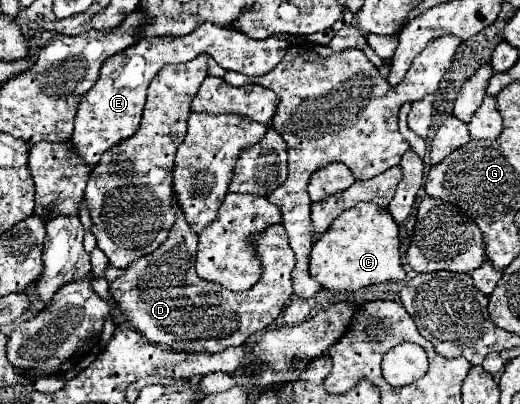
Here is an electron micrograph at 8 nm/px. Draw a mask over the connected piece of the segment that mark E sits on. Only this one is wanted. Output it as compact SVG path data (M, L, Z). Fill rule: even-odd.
M205 22L203 26L199 26L197 30L193 30L191 34L187 36L161 36L161 38L141 38L137 40L135 44L131 44L129 48L125 48L123 52L115 54L113 58L105 60L103 68L101 68L101 76L99 80L95 82L95 86L85 94L85 98L81 100L79 104L79 110L77 110L77 116L75 116L74 130L73 130L73 144L77 146L77 150L81 152L81 156L85 158L85 162L89 166L95 166L101 158L101 154L111 148L113 144L129 138L131 134L137 132L139 128L139 122L141 122L141 112L143 112L143 106L145 106L145 96L147 96L147 86L149 82L153 80L153 76L161 70L161 66L165 64L179 64L179 62L189 62L193 60L197 54L205 52L209 54L219 66L223 66L225 70L235 70L235 72L243 72L243 74L249 74L249 76L261 76L269 70L273 70L285 56L287 48L293 46L293 42L289 40L281 40L281 38L265 38L265 40L253 40L249 38L247 34L239 32L239 30L233 30L233 28L219 28L211 22Z

